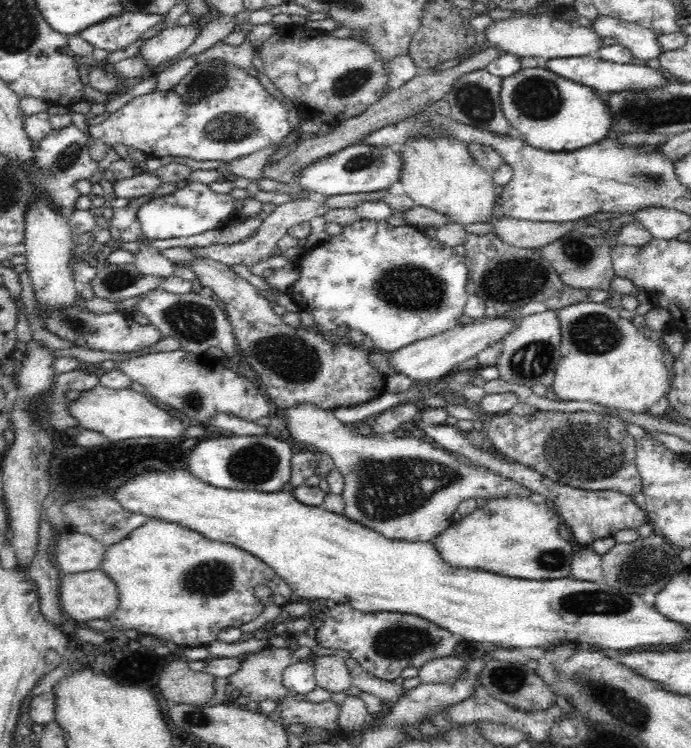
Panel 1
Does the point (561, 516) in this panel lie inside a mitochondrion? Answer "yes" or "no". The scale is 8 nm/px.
no

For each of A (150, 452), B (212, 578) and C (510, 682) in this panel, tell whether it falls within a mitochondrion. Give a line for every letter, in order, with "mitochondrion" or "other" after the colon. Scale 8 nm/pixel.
A: other
B: mitochondrion
C: mitochondrion

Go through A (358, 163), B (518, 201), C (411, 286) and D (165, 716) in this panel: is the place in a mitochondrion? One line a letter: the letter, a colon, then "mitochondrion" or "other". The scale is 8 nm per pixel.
A: mitochondrion
B: other
C: mitochondrion
D: other

